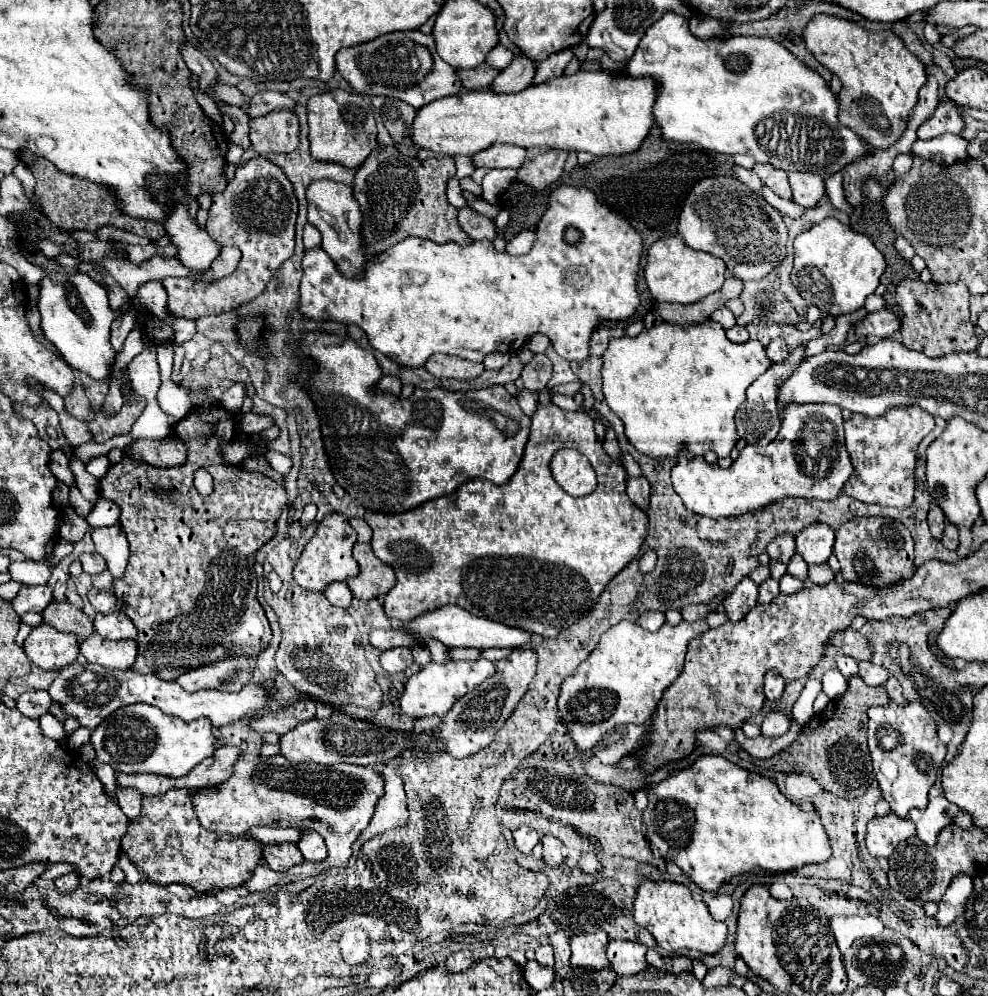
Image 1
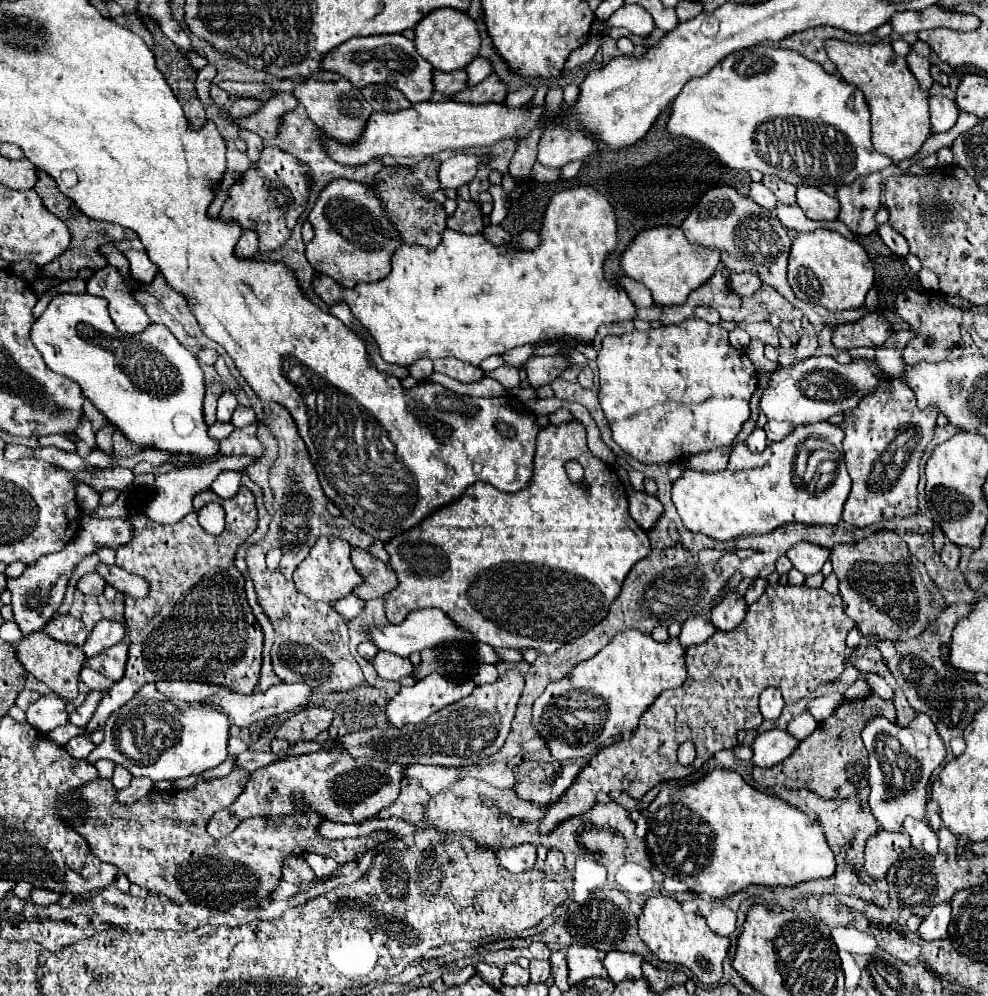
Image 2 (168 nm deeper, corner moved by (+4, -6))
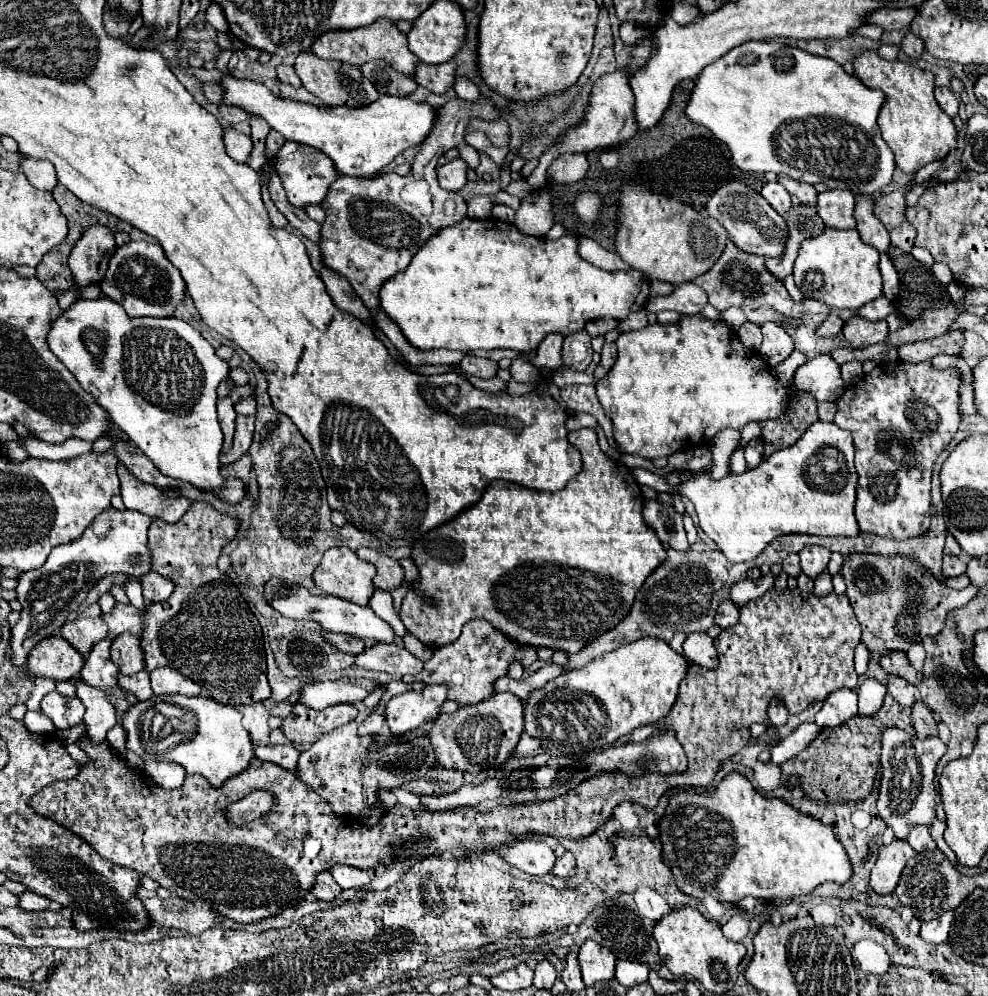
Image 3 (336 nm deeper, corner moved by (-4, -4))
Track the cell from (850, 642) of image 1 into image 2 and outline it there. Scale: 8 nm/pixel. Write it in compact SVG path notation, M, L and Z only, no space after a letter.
M857 647L849 659L851 659L851 665L857 667L861 673L879 673L879 675L883 675L887 671L885 659L881 657L879 649L873 649L873 647L865 647L865 649Z

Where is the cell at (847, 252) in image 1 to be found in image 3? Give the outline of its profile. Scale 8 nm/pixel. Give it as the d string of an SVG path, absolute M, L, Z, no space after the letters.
M825 227L825 231L821 235L817 235L813 239L805 239L805 243L801 243L799 257L795 259L793 277L795 277L795 285L799 287L799 291L805 297L817 299L833 309L859 309L883 293L881 273L879 273L879 251L875 247L863 243L855 229L841 231L841 229Z

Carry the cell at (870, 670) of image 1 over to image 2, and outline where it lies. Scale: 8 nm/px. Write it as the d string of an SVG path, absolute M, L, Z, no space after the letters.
M871 673L871 675L867 677L867 681L869 681L869 687L871 687L871 691L873 691L873 693L877 693L881 699L885 699L885 701L893 699L893 689L887 685L887 681L885 681L881 675L875 675L875 673Z

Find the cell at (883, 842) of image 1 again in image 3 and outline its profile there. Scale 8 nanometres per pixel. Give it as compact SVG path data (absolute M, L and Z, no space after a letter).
M893 839L889 845L883 845L879 849L877 863L871 869L869 885L877 893L893 893L907 859L913 855L915 849L911 849L907 839Z

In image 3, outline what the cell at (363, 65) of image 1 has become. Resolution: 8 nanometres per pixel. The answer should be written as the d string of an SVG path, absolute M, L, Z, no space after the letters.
M379 19L379 23L373 23L371 27L363 27L359 31L331 31L331 35L323 35L323 39L315 41L315 47L311 47L311 51L321 59L335 59L355 67L363 67L363 63L367 61L383 59L395 71L407 77L415 77L415 69L419 65L419 57L415 57L407 47L407 37L395 27L395 23L387 23L387 19Z

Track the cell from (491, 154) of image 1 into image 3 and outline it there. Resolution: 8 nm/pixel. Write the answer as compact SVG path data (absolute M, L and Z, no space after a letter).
M459 157L437 169L439 185L447 191L459 191L467 183L467 163Z

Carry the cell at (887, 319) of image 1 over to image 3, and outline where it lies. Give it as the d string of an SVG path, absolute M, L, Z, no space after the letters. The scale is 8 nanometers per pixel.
M851 317L843 325L843 335L853 349L863 349L875 343L883 343L889 335L887 321L867 321L861 317Z

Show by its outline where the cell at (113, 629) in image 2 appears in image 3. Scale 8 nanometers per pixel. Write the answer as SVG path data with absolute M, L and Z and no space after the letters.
M111 637L103 639L101 643L93 645L91 653L85 659L81 677L99 689L113 689L117 687L117 667L109 659L109 647L111 647Z

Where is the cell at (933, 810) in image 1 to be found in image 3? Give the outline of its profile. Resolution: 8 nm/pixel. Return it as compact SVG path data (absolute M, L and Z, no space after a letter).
M915 825L913 829L911 829L911 833L909 833L909 843L911 843L911 847L915 849L915 851L935 851L937 849L937 845L935 845L935 841L931 839L931 835L929 835L929 827L927 825Z

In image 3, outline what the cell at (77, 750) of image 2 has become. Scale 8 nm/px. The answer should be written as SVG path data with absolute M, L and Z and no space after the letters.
M87 683L77 685L77 697L87 707L85 725L87 725L87 741L91 745L101 745L105 741L107 731L117 723L117 713L107 697L99 691L89 687Z

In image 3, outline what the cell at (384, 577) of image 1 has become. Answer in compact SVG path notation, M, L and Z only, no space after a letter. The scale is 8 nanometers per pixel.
M359 547L357 555L359 555L359 559L363 559L367 563L373 563L377 567L377 575L373 579L373 585L377 589L381 589L381 591L393 591L393 589L397 589L403 583L405 573L403 573L403 567L395 559L387 557L381 551L367 549L367 547Z

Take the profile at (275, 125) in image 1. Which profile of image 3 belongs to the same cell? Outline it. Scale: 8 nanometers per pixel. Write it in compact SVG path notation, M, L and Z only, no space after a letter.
M289 65L277 67L277 77L279 77L281 83L289 83L289 85L293 85L293 87L299 87L299 85L301 85L301 79L297 77L295 69L289 67Z

